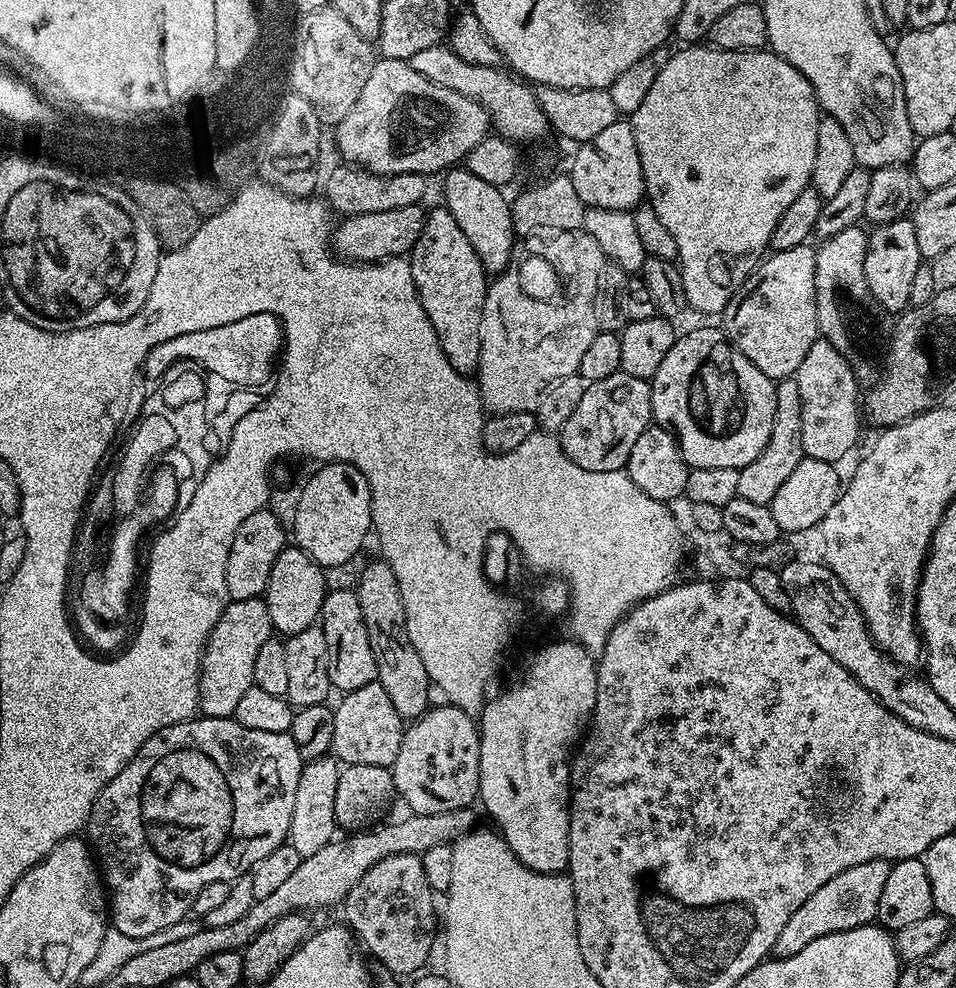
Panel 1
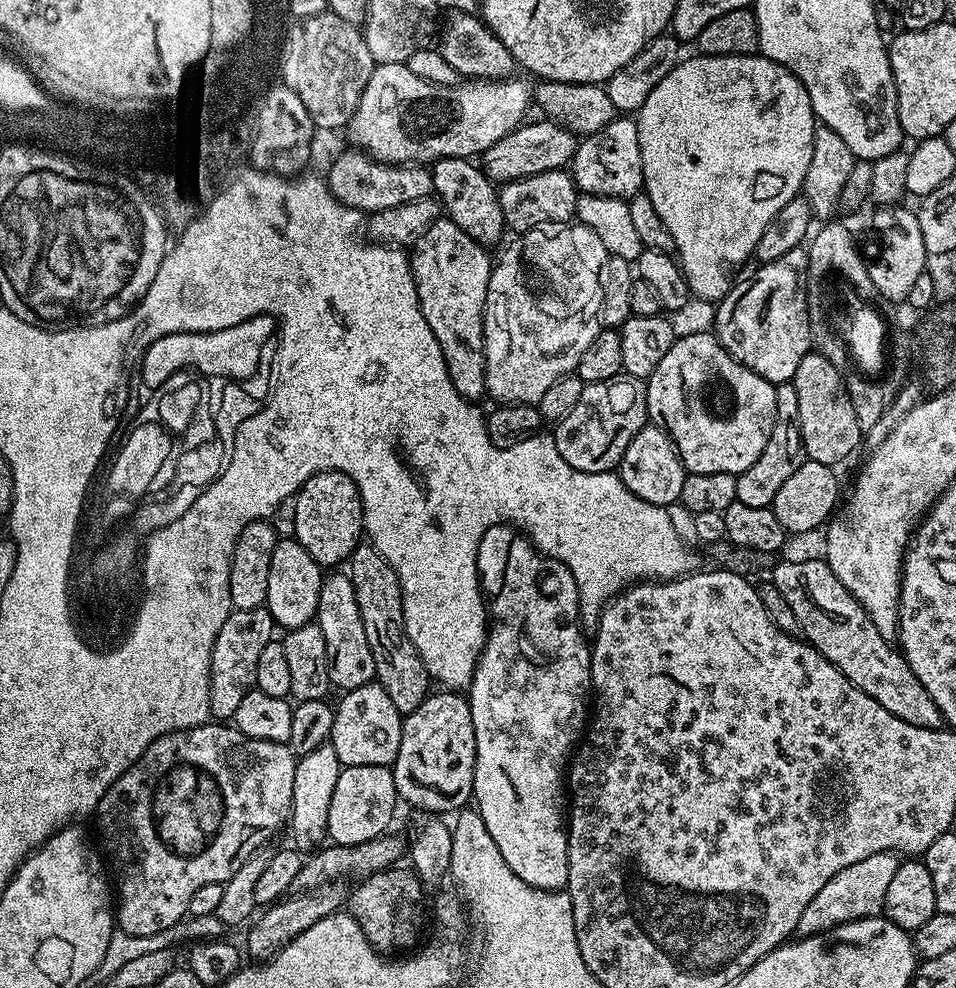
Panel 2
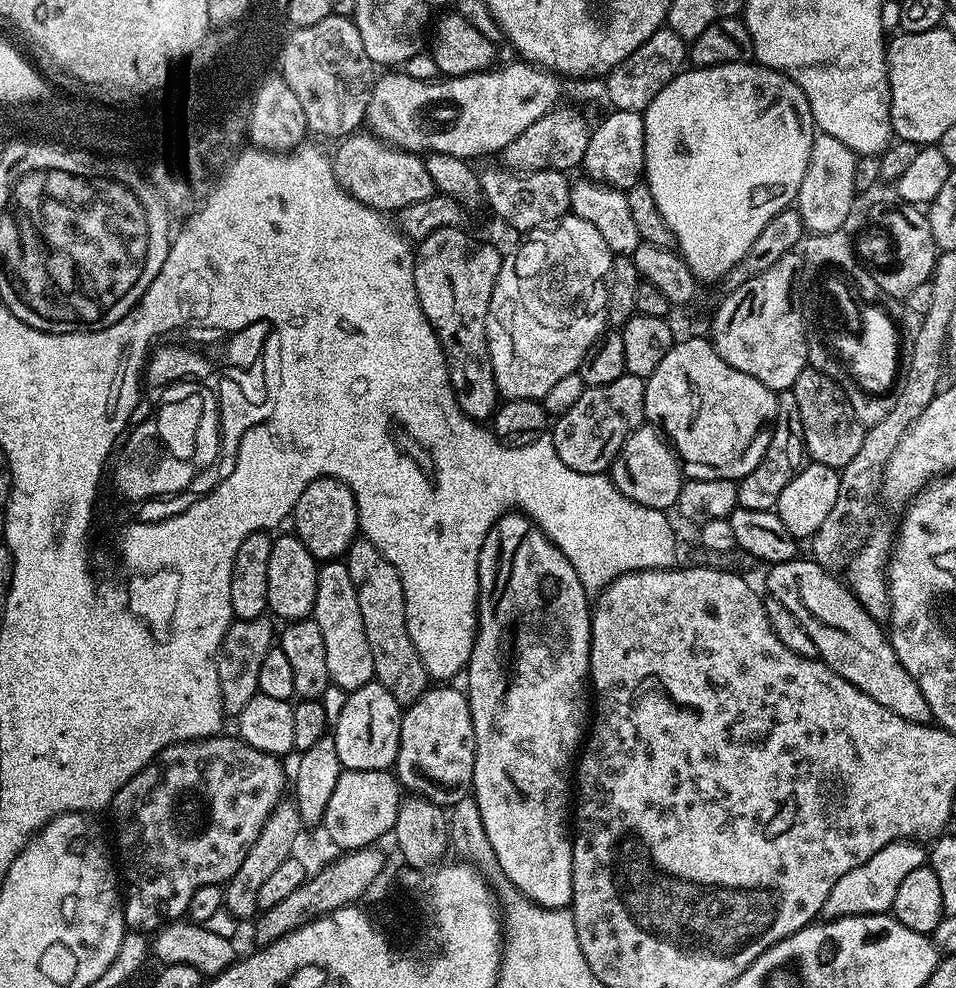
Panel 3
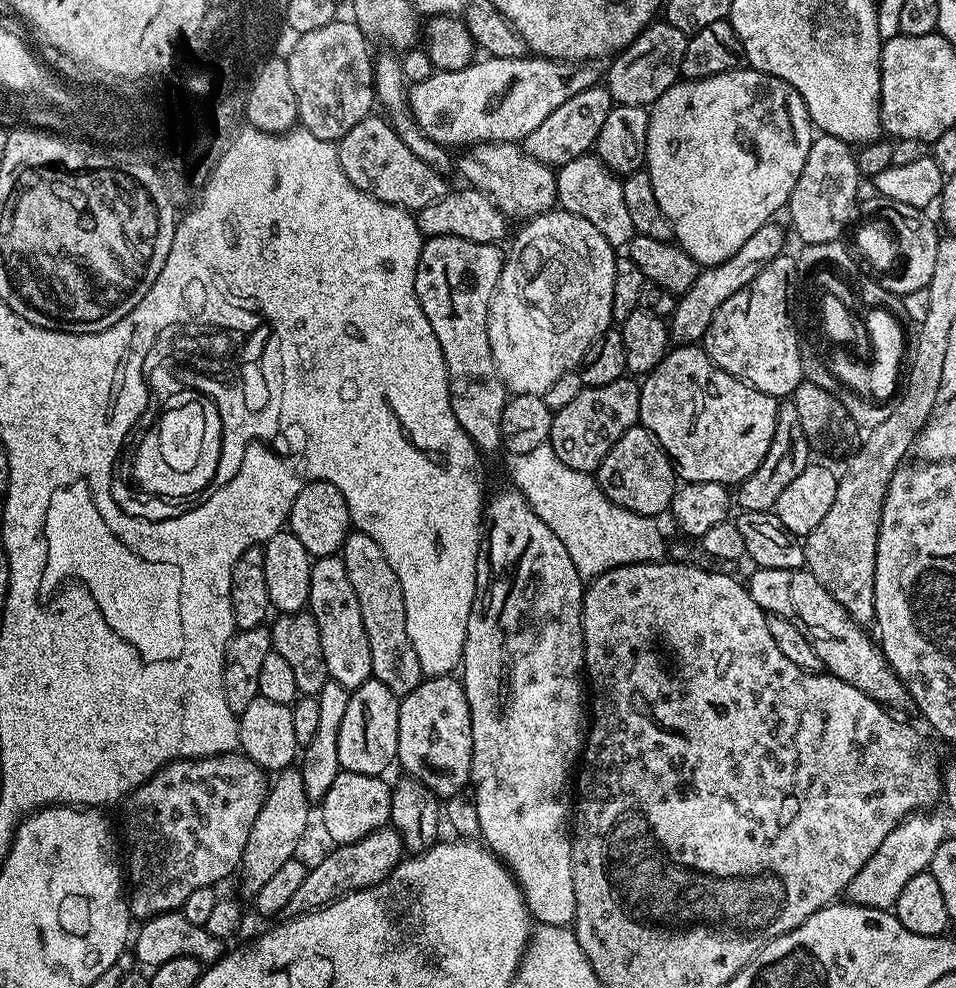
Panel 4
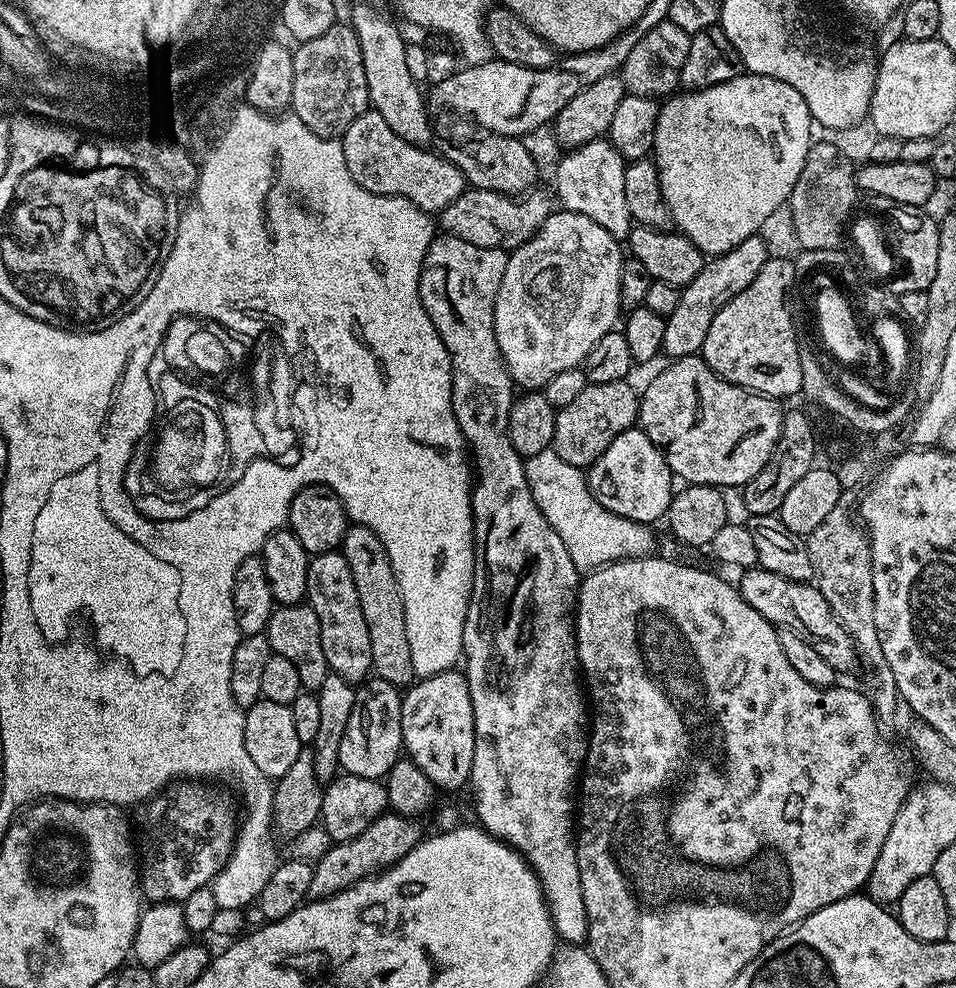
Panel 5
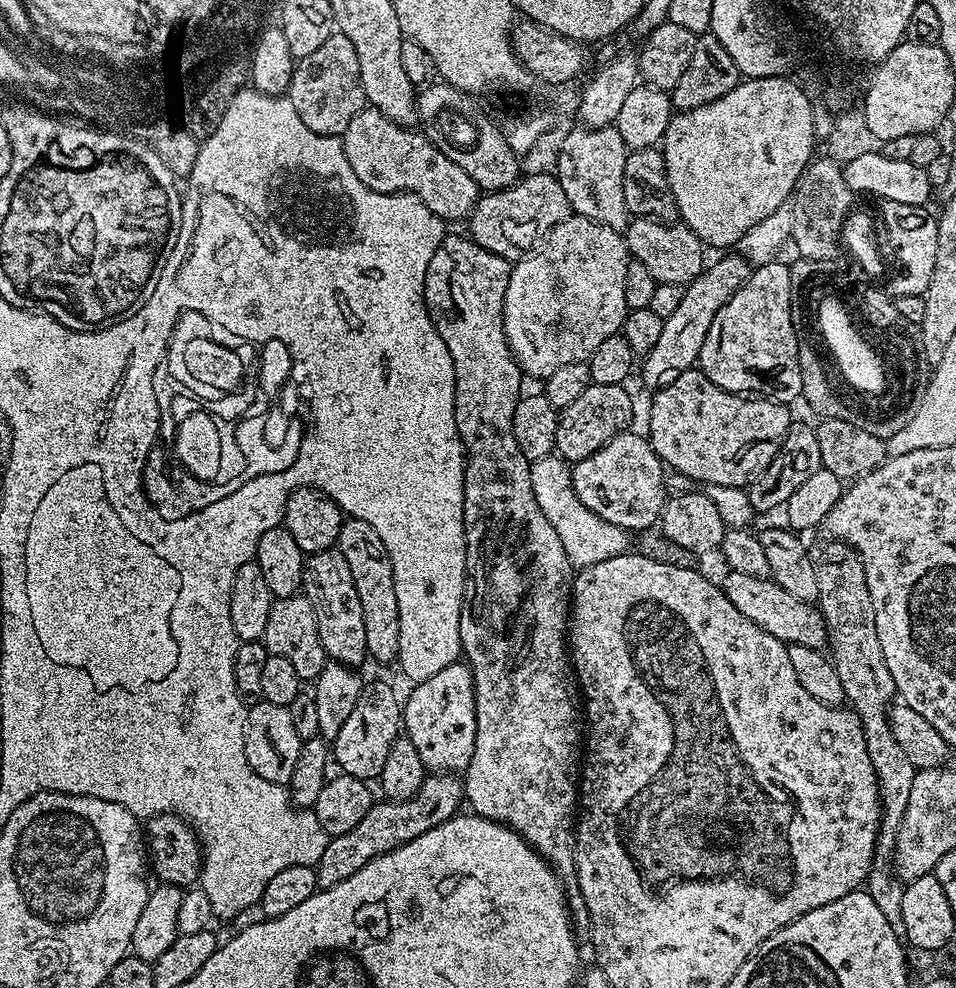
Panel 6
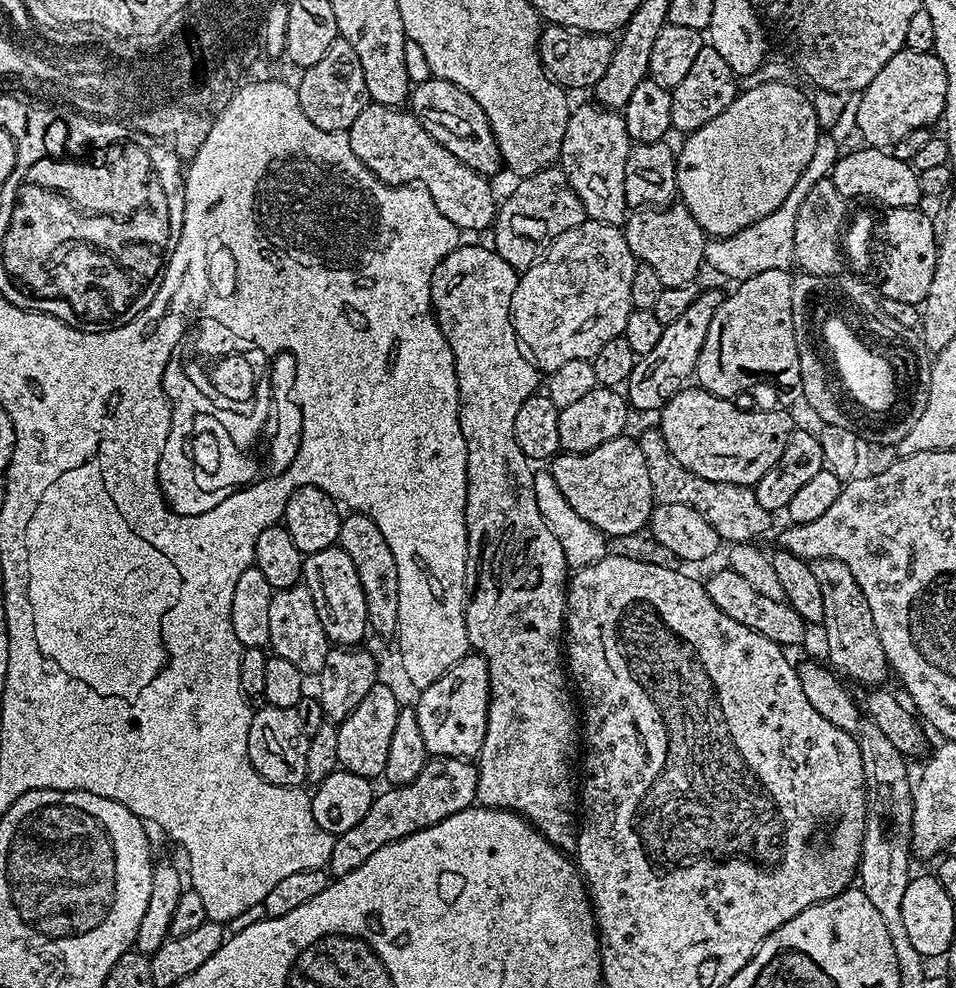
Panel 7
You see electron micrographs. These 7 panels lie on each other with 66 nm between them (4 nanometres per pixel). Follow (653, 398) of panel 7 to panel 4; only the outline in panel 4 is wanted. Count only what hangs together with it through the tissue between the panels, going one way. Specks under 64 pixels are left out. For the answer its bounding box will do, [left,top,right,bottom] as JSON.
[670,222,784,346]

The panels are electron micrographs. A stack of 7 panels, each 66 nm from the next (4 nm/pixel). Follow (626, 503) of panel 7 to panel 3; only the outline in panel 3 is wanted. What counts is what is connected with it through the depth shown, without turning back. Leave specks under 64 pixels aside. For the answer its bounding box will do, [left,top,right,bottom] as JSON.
[610,426,686,510]

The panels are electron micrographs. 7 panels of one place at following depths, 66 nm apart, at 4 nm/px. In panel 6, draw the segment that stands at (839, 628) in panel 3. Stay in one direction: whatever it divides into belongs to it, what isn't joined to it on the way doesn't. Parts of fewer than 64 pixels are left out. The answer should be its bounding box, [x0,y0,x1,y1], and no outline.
[722,571,829,649]

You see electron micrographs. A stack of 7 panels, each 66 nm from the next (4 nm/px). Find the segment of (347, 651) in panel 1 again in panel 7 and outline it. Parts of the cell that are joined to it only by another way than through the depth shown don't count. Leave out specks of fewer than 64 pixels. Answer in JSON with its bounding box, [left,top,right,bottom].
[302,546,369,646]

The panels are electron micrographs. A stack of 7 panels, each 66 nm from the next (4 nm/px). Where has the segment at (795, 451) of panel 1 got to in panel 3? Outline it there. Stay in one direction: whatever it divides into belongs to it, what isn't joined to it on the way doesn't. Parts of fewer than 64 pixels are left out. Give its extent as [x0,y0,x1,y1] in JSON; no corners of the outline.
[737,394,806,511]

